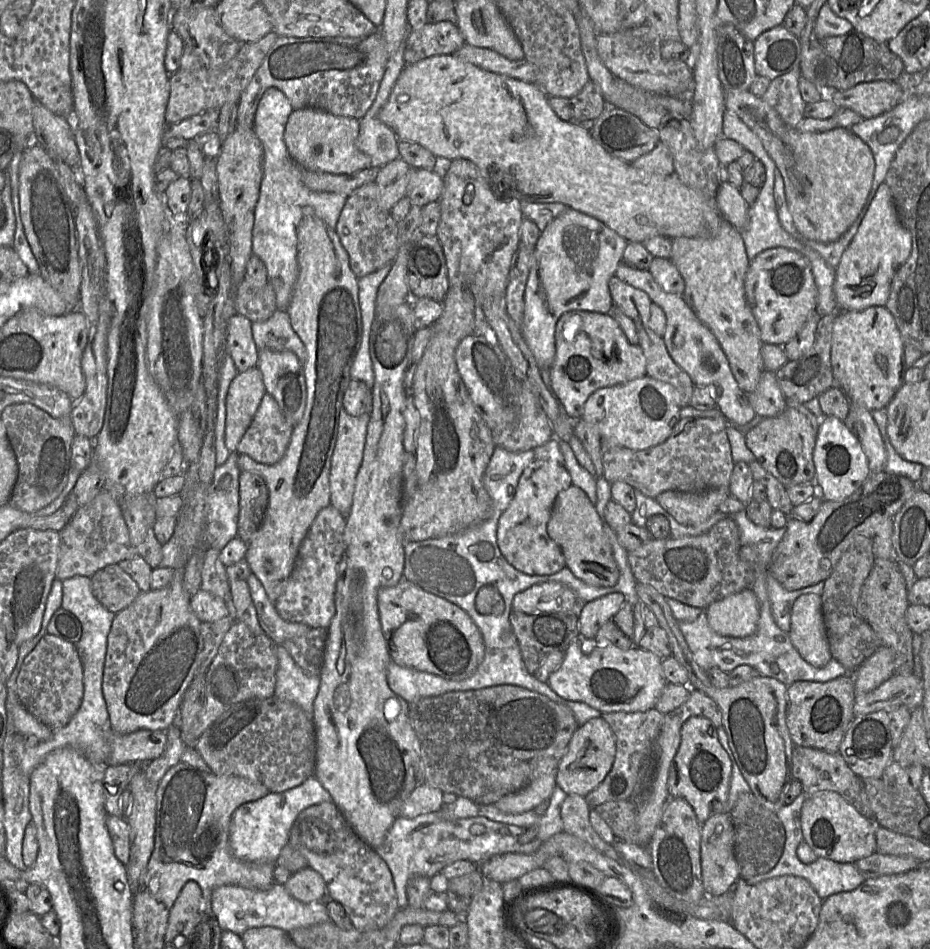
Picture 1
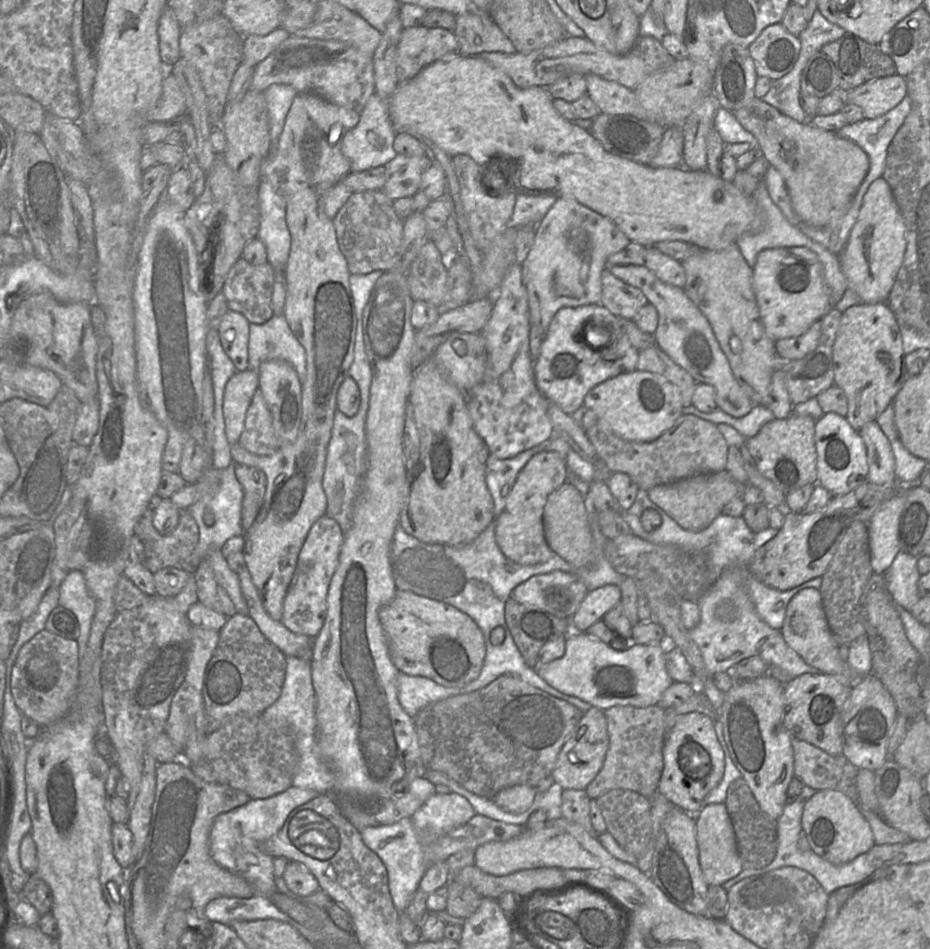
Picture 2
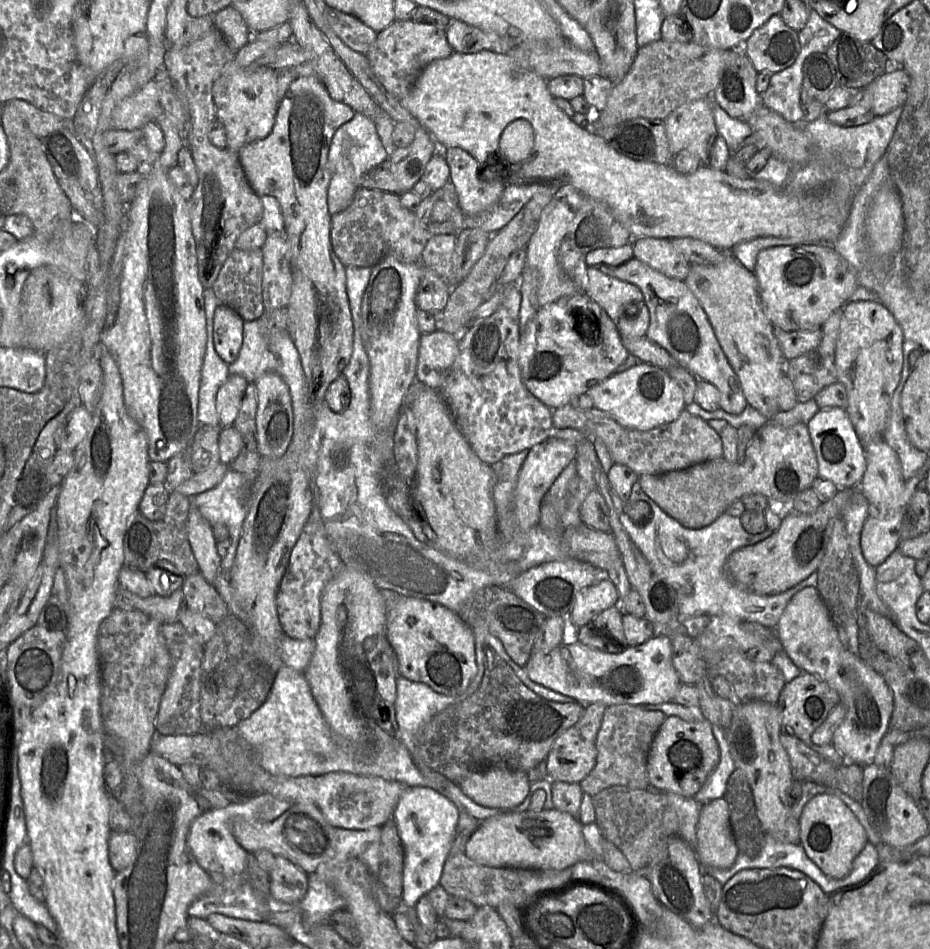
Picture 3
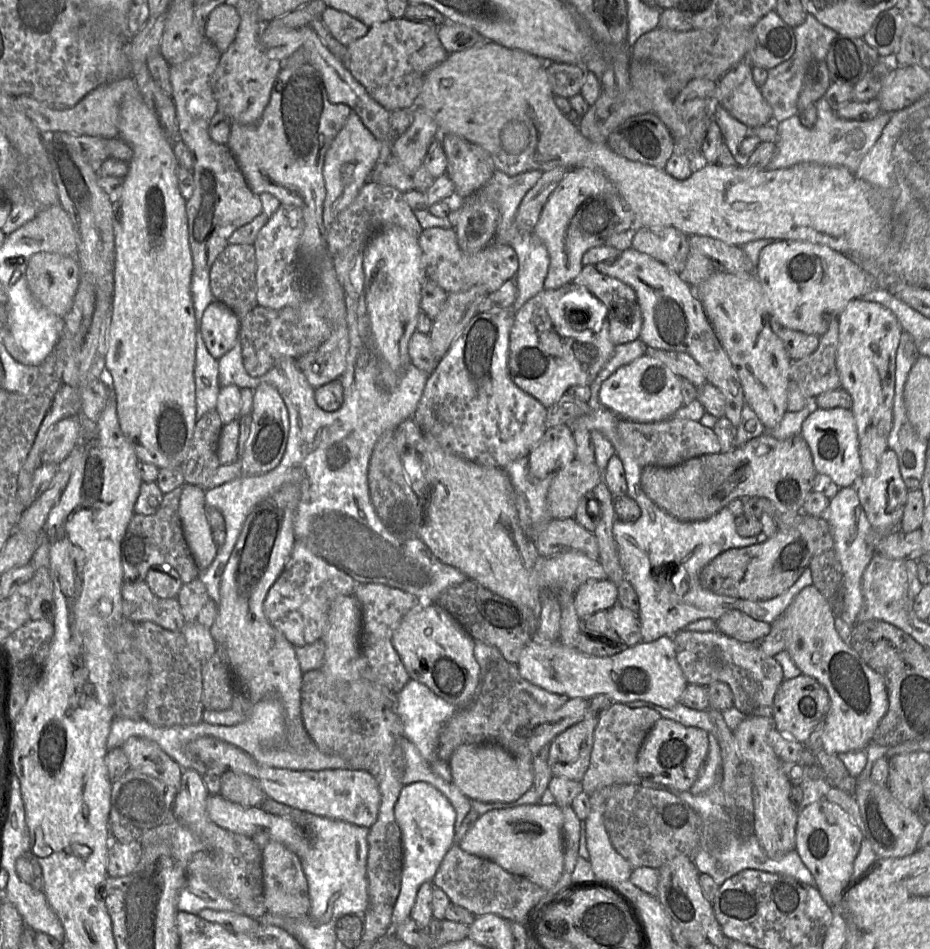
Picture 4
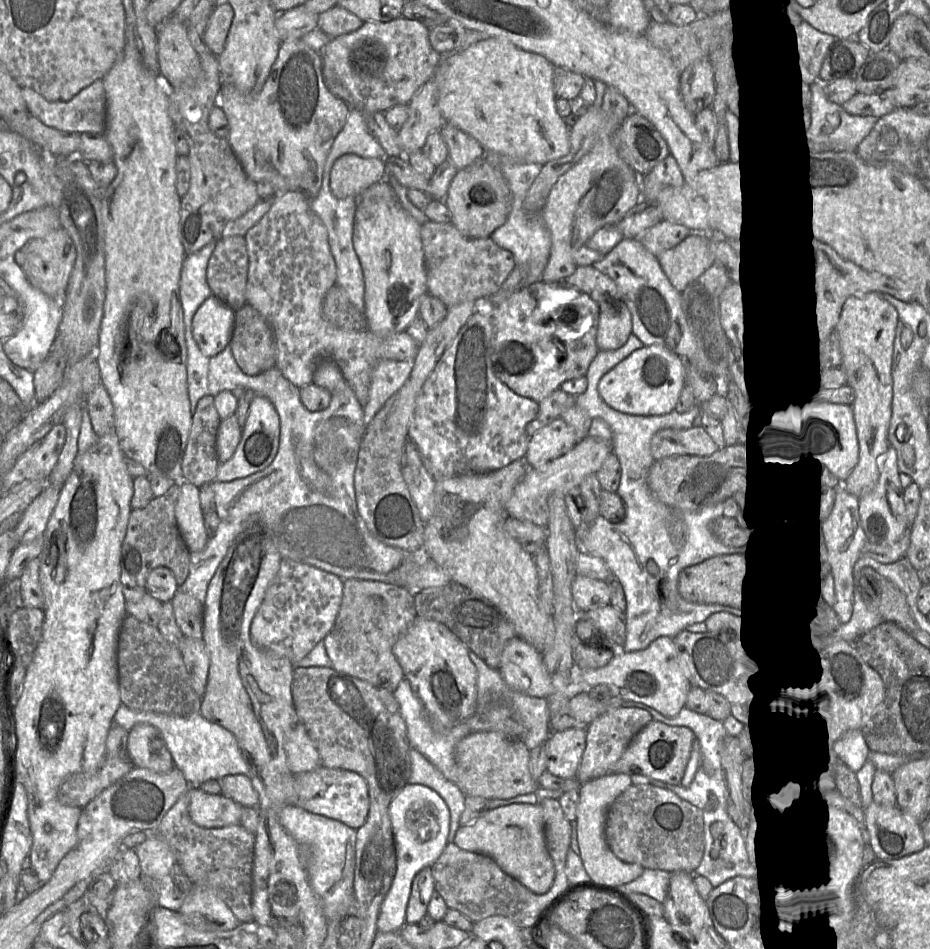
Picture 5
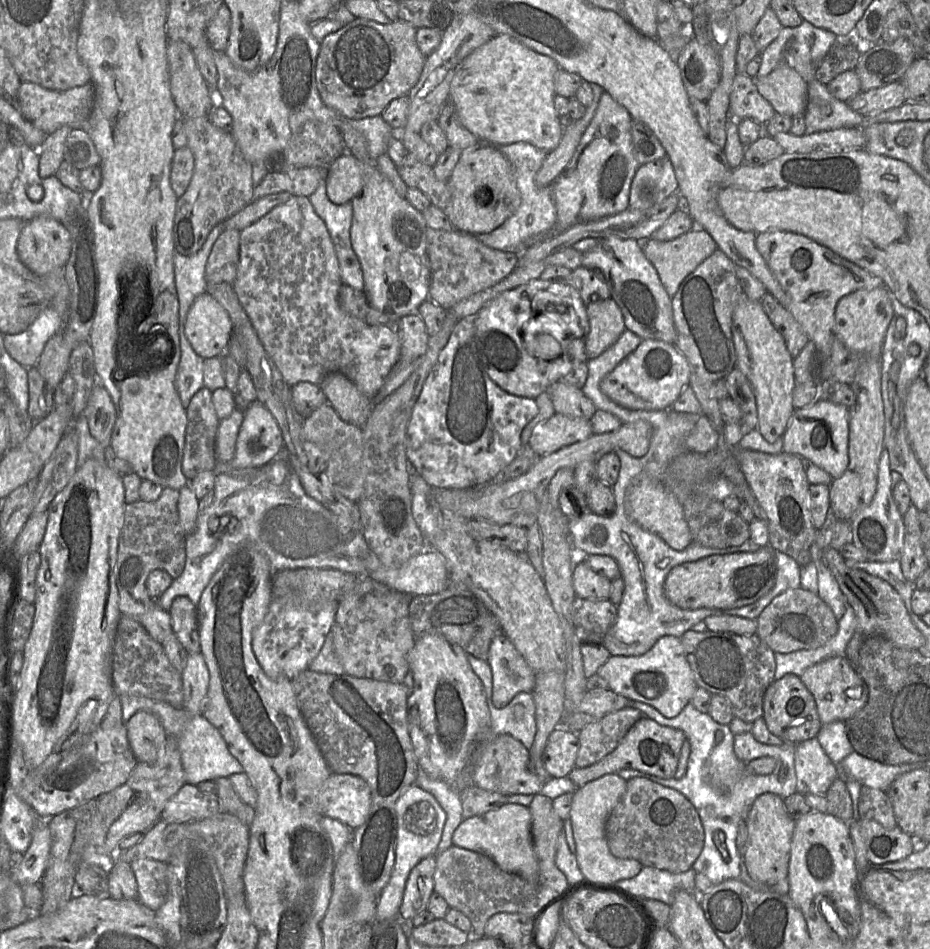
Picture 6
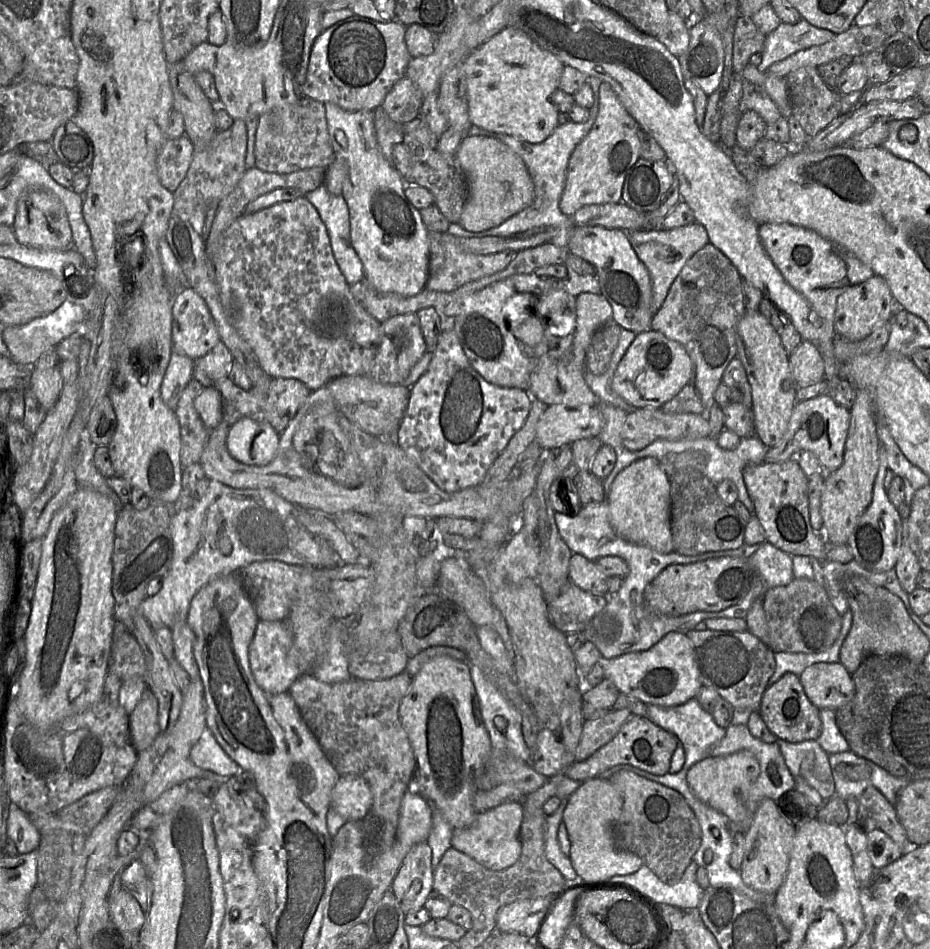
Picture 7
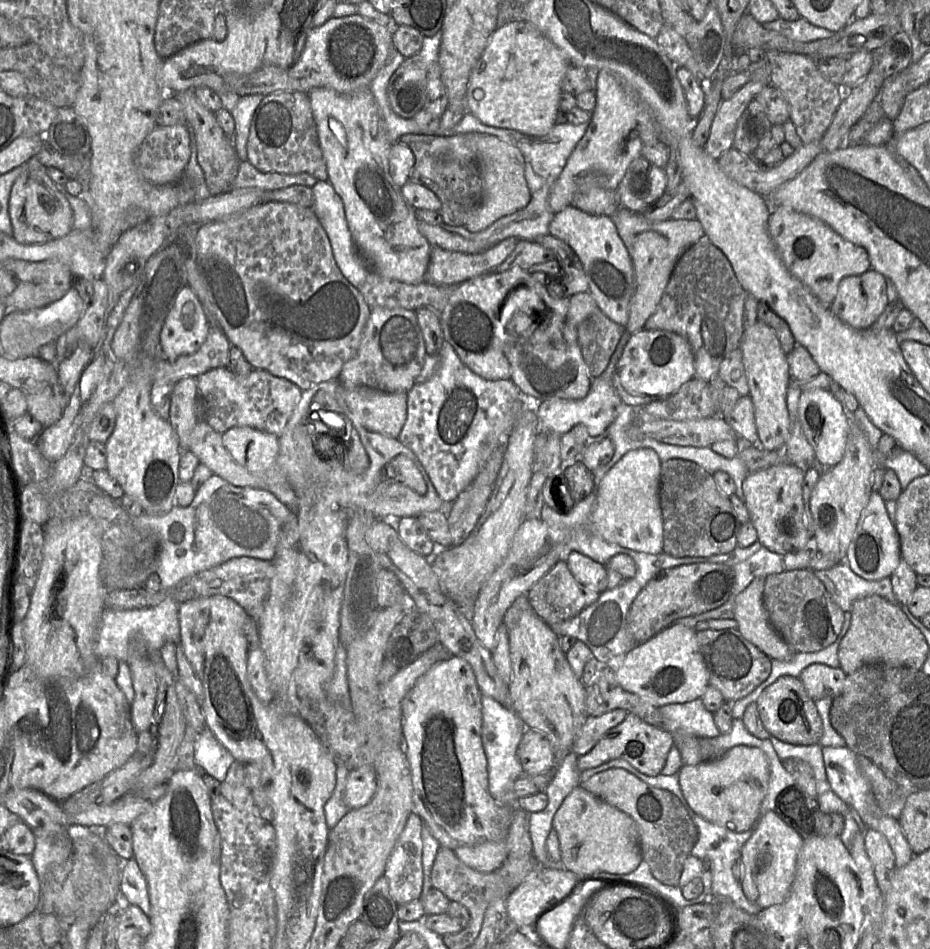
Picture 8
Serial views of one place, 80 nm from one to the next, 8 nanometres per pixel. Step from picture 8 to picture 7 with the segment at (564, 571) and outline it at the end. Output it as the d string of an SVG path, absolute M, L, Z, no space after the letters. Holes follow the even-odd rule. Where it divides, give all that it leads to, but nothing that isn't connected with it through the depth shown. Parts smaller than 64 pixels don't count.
M569 579L560 595L547 601L547 614L550 623L561 632L565 634L583 632L606 603L607 596L584 591Z

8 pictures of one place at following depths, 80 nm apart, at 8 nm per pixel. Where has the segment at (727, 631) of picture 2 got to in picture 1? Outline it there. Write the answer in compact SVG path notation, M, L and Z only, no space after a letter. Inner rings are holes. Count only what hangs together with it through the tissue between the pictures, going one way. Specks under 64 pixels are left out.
M741 546L739 554L740 558L747 561L755 572L752 590L755 592L759 605L757 629L754 634L743 638L721 636L710 628L706 609L702 609L700 616L693 622L679 622L679 628L692 657L700 668L707 671L717 667L723 672L730 673L740 665L750 665L758 671L759 675L775 678L787 687L797 681L826 682L849 674L843 665L833 658L826 666L816 668L801 657L791 643L788 633L781 630L773 619L766 589L767 570L763 566L760 556L751 546Z

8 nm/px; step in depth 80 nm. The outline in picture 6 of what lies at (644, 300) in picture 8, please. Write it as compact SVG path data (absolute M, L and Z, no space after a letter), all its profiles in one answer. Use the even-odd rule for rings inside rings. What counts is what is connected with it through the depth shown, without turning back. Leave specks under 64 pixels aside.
M691 229L670 241L649 238L642 242L642 248L646 258L656 269L668 296L672 298L683 280L717 250L717 245L704 229Z

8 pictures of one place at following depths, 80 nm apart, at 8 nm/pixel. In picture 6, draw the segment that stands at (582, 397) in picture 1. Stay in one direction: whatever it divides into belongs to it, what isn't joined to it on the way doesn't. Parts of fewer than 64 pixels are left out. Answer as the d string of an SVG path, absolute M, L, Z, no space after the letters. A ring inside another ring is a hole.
M540 277L501 293L474 316L477 349L486 372L501 389L516 396L535 399L576 366L587 362L585 337L589 331L586 306L577 289L562 281ZM569 310L574 311L574 326L568 326ZM523 334L547 334L555 341L555 354L545 359L533 356L524 345Z

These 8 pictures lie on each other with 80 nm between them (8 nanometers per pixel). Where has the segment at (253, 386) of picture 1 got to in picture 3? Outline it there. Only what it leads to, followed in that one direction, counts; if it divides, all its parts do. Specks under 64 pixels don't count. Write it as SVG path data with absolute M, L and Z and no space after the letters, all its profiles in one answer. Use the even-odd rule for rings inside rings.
M231 375L216 395L217 413L221 428L233 426L250 383L240 375Z

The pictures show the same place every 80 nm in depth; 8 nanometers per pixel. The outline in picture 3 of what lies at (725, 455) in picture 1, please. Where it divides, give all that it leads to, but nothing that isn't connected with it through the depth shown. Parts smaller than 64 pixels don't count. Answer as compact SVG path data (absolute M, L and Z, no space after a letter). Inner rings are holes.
M572 403L553 409L552 424L554 430L576 428L588 434L590 438L600 439L607 447L613 463L624 465L634 471L638 477L642 475L658 475L683 470L693 465L723 457L722 441L719 434L698 416L683 411L679 417L668 424L647 431L628 428L621 425L615 418L596 407L581 409Z

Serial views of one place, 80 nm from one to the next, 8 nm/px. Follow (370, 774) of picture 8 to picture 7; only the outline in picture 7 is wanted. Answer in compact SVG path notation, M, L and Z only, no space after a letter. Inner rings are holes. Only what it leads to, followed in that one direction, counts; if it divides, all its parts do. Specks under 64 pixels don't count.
M356 774L341 775L333 788L331 807L346 821L362 820L373 801L372 791L364 778Z

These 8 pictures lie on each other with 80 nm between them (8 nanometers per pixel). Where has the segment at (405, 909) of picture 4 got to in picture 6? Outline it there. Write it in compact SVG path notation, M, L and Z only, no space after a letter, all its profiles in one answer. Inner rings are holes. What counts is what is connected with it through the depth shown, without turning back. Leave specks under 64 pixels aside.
M413 784L401 794L395 810L397 815L395 864L389 882L378 898L375 916L378 920L390 919L400 914L407 878L422 859L435 855L447 818L446 812L436 798L417 784Z

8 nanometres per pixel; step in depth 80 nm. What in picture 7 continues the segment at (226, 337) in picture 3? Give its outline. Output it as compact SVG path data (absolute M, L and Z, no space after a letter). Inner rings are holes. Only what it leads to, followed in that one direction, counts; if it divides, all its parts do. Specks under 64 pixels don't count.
M190 287L174 301L171 337L173 351L192 359L205 356L221 341L204 299Z

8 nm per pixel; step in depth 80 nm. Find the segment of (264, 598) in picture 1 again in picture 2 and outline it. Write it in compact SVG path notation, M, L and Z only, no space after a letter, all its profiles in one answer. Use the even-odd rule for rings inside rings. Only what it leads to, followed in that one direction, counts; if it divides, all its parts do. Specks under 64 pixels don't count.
M244 569L238 576L248 603L248 616L255 621L263 635L285 656L307 659L310 662L313 638L293 633L280 620L272 619L264 608L249 571Z

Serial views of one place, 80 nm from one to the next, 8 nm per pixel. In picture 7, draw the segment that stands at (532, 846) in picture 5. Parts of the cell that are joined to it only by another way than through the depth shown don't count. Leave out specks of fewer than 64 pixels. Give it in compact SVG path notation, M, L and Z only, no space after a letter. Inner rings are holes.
M507 802L484 812L478 812L467 827L454 830L452 847L470 856L491 870L504 870L517 862L522 846L519 838L523 821L523 806L520 802Z

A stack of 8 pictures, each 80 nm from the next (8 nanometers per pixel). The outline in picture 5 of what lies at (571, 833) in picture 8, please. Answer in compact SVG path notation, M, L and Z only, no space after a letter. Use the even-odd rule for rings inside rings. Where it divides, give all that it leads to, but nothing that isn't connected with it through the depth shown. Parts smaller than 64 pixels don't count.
M609 773L582 783L576 810L576 831L579 856L591 880L608 885L623 885L638 878L644 868L636 863L619 859L609 847L605 836L606 814L616 798L632 785L631 774Z

